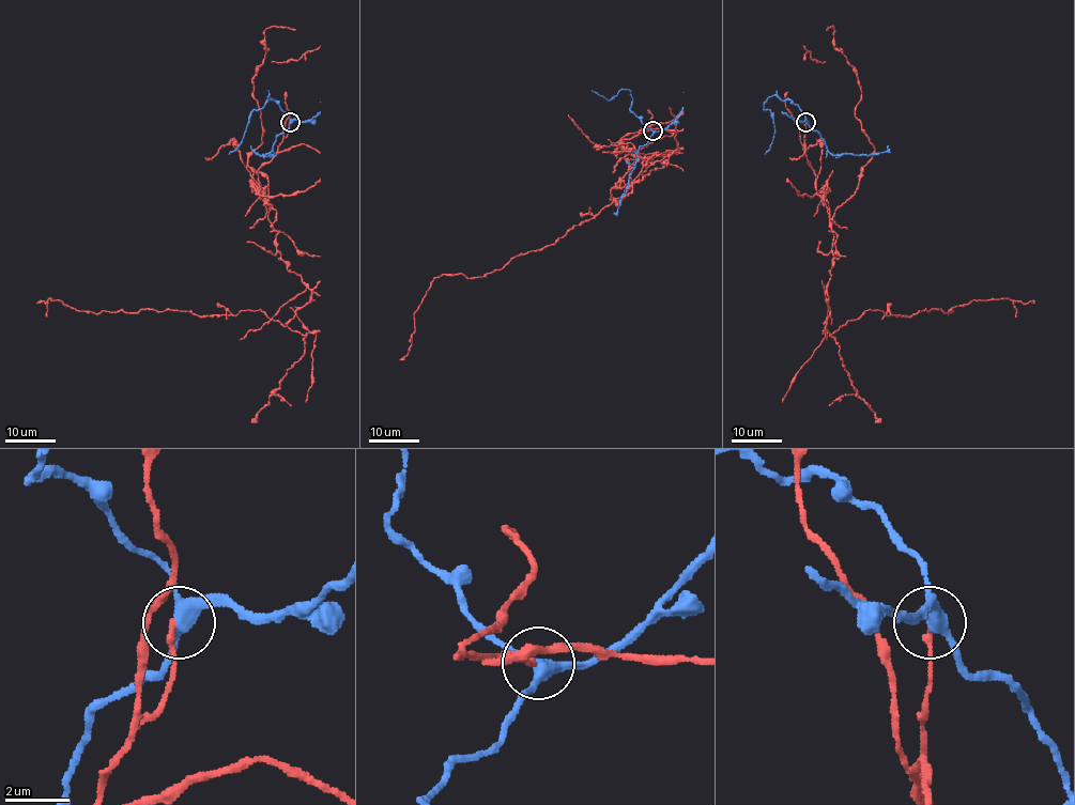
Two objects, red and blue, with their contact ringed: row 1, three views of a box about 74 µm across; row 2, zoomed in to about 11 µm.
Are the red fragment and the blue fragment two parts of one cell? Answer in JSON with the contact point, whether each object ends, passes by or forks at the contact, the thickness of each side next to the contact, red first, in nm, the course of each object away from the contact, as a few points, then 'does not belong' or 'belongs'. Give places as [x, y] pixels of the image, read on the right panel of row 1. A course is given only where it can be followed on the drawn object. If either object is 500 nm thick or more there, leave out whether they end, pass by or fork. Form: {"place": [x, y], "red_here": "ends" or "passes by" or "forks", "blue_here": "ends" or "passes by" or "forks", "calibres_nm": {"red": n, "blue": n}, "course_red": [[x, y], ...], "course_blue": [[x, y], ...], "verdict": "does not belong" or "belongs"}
{"place": [805, 122], "red_here": "ends", "blue_here": "forks", "calibres_nm": {"red": 170, "blue": 340}, "course_red": [[805, 123], [807, 163], [833, 232], [826, 333], [869, 310], [911, 315], [949, 313], [973, 299], [1034, 304]], "course_blue": [[805, 123], [805, 117], [791, 101], [771, 95], [764, 109], [773, 118], [774, 137], [764, 154]], "verdict": "does not belong"}

